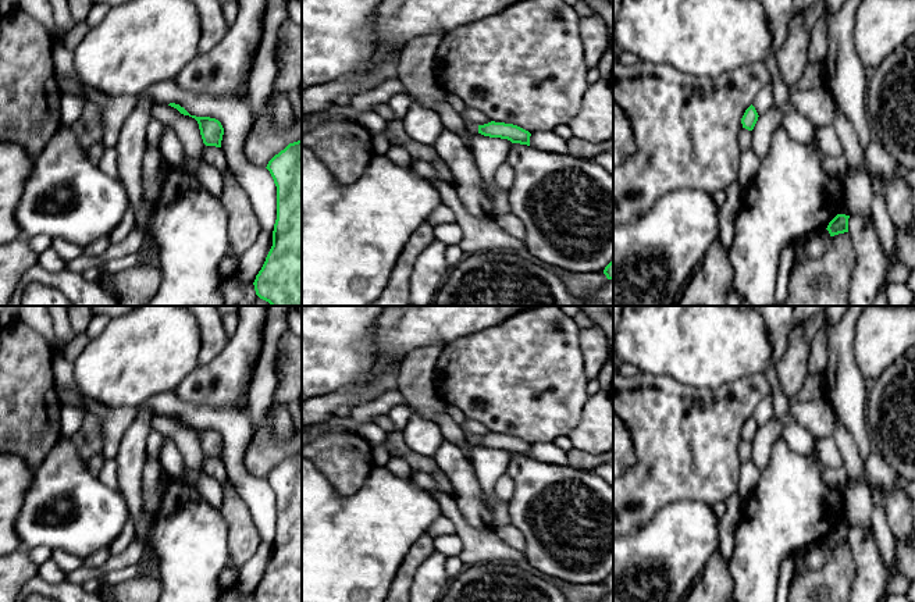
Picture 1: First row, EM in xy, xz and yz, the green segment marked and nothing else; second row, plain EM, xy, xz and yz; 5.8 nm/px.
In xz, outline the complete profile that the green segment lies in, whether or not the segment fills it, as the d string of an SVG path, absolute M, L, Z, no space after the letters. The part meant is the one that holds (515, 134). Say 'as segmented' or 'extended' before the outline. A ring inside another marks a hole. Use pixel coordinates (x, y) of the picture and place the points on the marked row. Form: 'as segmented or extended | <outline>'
as segmented | M491 121L488 124L478 125L478 133L489 138L508 139L512 143L530 146L531 133L513 124Z

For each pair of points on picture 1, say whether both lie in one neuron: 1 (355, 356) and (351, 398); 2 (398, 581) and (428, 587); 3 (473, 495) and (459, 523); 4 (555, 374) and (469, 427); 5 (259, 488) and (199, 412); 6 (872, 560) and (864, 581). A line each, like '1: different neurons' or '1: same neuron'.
1: different neurons
2: different neurons
3: different neurons
4: different neurons
5: same neuron
6: same neuron

